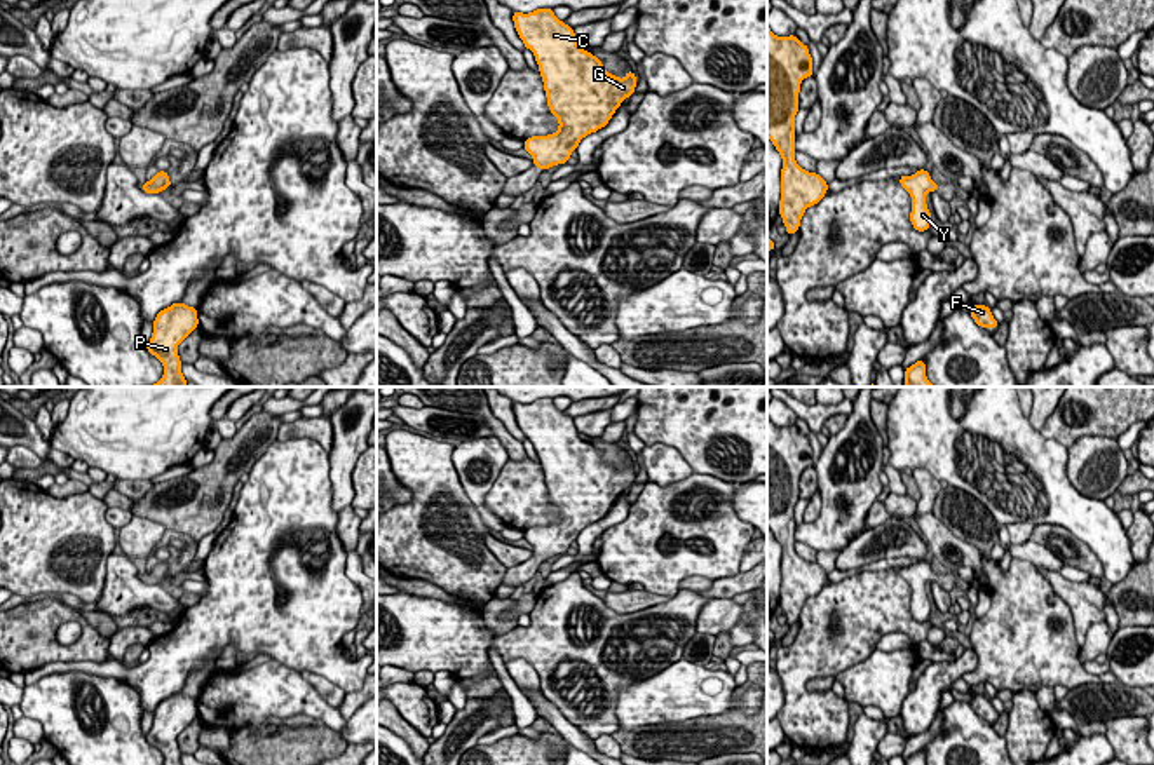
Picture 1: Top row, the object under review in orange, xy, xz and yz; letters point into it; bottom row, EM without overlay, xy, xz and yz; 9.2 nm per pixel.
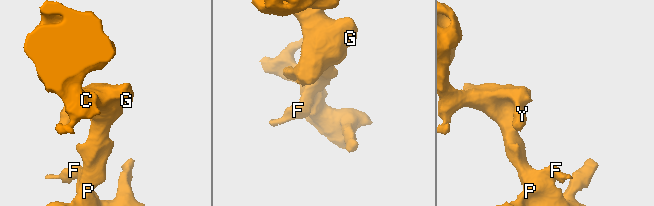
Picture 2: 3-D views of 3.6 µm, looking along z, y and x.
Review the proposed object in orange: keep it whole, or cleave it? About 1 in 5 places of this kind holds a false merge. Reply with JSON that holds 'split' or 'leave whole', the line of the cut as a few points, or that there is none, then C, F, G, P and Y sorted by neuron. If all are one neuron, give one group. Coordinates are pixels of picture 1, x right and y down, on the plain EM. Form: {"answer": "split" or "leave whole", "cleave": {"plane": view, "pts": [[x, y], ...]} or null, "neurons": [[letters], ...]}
{"answer": "leave whole", "cleave": null, "neurons": [["C", "F", "G", "P", "Y"]]}

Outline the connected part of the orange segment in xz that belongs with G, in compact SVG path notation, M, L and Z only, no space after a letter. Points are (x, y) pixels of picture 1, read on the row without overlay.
M537 399L528 404L513 403L513 411L525 437L535 446L549 502L560 512L554 525L525 530L523 538L533 547L533 556L546 561L567 554L582 528L608 514L622 491L635 483L636 465L631 460L624 469L608 464L596 446L579 437L574 418L560 411L553 399Z

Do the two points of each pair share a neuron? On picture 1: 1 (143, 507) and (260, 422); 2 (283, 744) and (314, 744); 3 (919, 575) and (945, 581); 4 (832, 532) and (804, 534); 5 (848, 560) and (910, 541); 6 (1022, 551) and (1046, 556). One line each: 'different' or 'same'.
1: same
2: same
3: same
4: same
5: same
6: same

